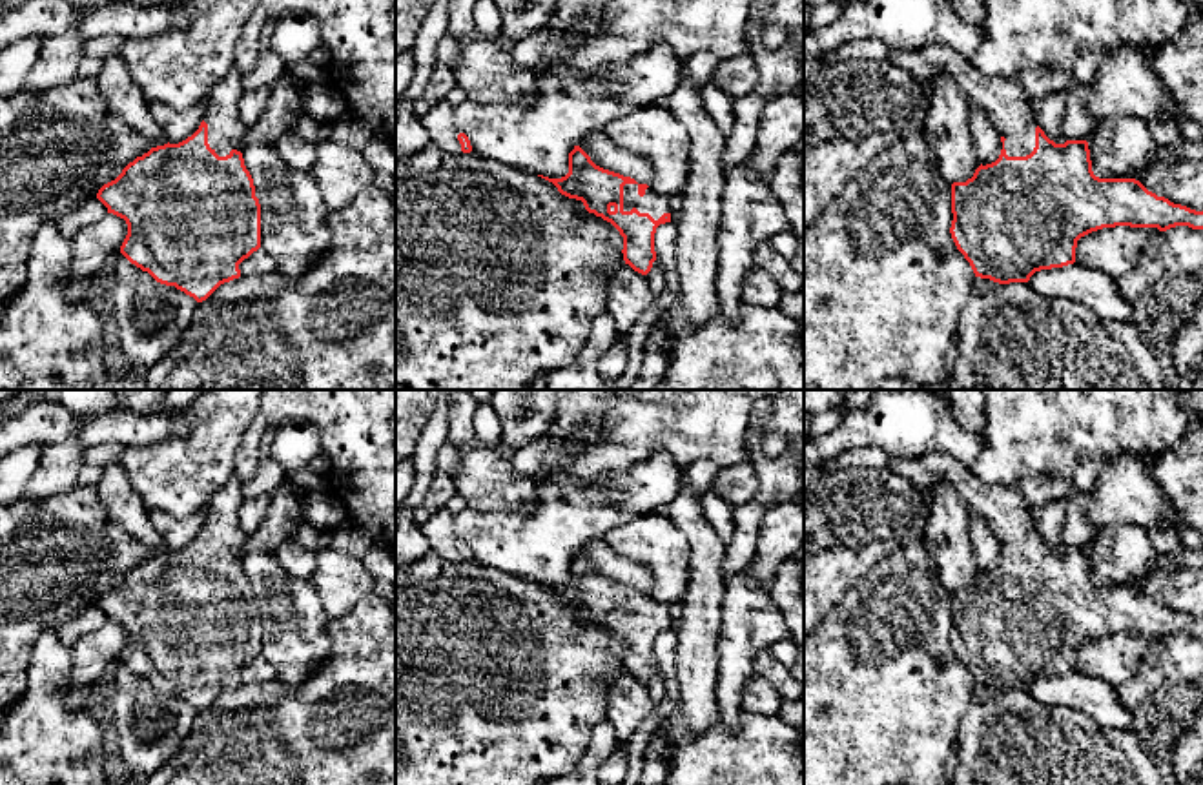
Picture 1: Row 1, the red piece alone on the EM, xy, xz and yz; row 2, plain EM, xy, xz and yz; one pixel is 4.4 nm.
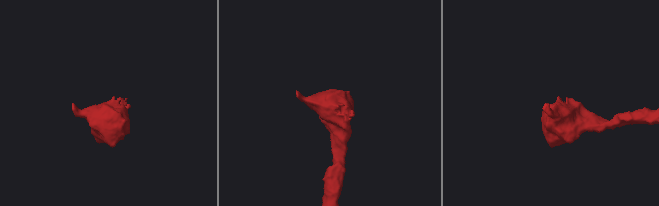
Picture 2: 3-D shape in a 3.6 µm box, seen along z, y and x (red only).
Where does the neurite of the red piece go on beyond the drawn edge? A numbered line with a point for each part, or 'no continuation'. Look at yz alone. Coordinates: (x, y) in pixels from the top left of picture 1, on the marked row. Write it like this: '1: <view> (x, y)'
1: yz (1003, 99)

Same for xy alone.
1: xy (225, 126)

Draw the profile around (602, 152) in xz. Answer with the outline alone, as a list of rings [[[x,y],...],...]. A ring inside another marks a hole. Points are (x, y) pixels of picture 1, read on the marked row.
[[[603,129],[589,133],[576,146],[580,146],[596,166],[623,177],[631,177],[638,184],[653,186],[653,164],[643,155],[634,155],[623,148],[614,146],[605,137]]]

